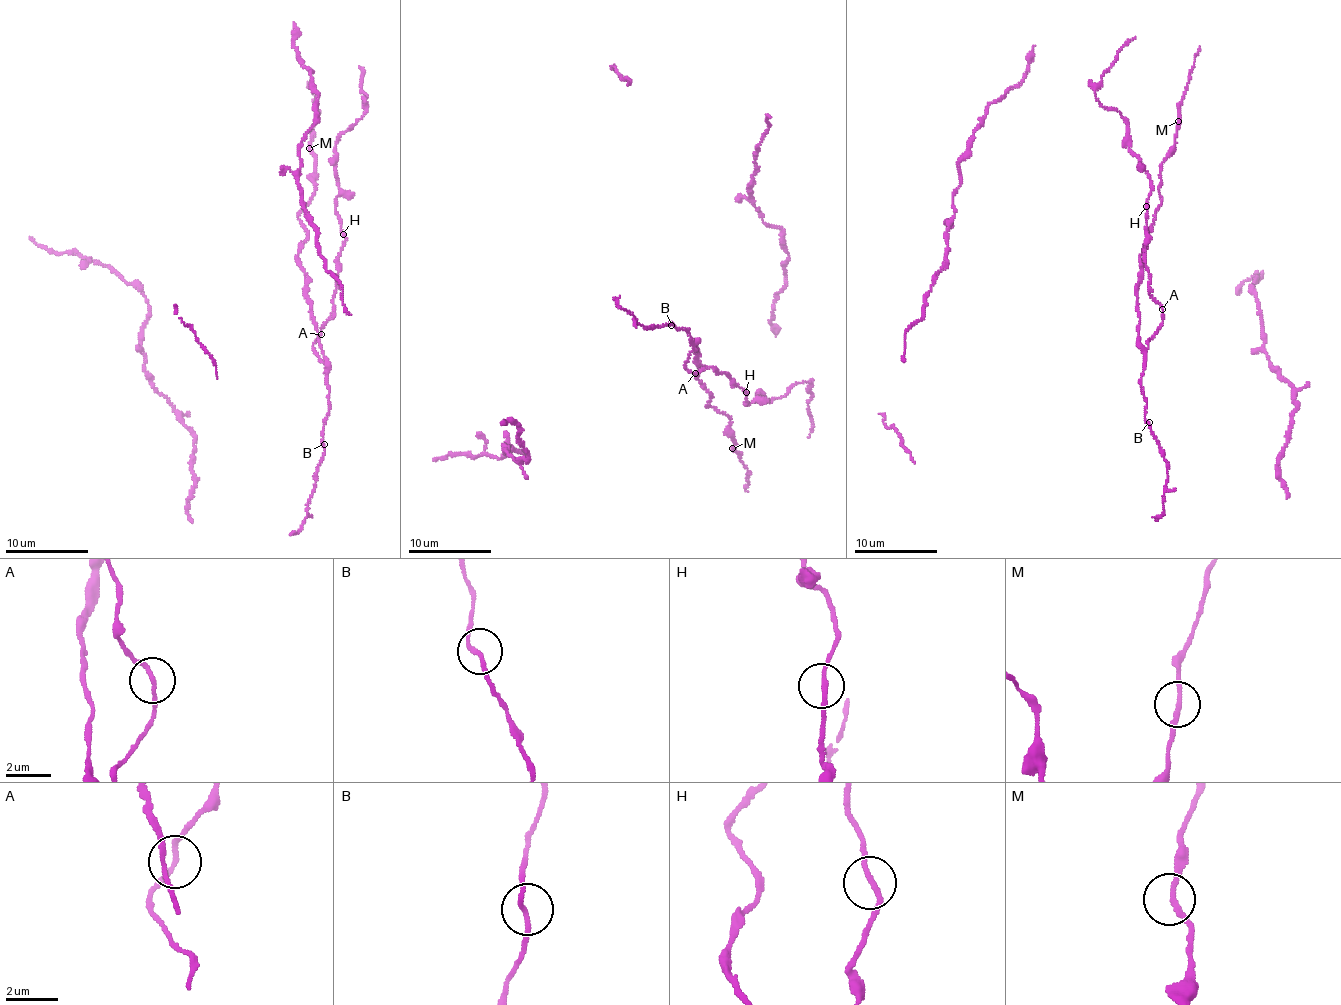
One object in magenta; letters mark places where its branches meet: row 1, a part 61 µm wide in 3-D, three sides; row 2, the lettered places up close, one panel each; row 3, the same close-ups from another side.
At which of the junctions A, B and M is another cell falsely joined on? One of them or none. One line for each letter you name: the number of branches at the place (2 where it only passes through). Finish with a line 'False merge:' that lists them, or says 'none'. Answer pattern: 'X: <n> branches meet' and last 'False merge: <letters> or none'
False merge: none

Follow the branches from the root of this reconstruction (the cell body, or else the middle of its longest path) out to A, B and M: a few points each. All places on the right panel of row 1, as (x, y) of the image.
A: (1147, 205), (1145, 267), (1150, 274), (1150, 295), (1162, 309)
B: (1147, 205), (1145, 267), (1150, 295), (1164, 319), (1148, 343), (1141, 377), (1149, 422)
M: (1147, 205), (1145, 267), (1164, 319), (1146, 349), (1138, 336), (1139, 255), (1161, 203), (1162, 162), (1178, 121)

